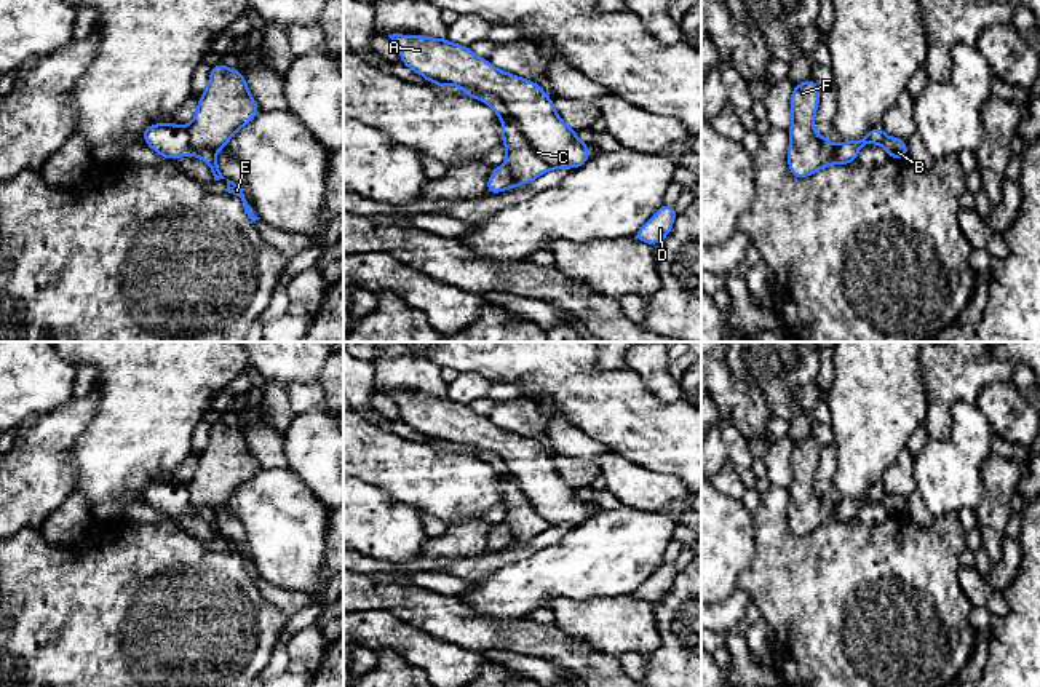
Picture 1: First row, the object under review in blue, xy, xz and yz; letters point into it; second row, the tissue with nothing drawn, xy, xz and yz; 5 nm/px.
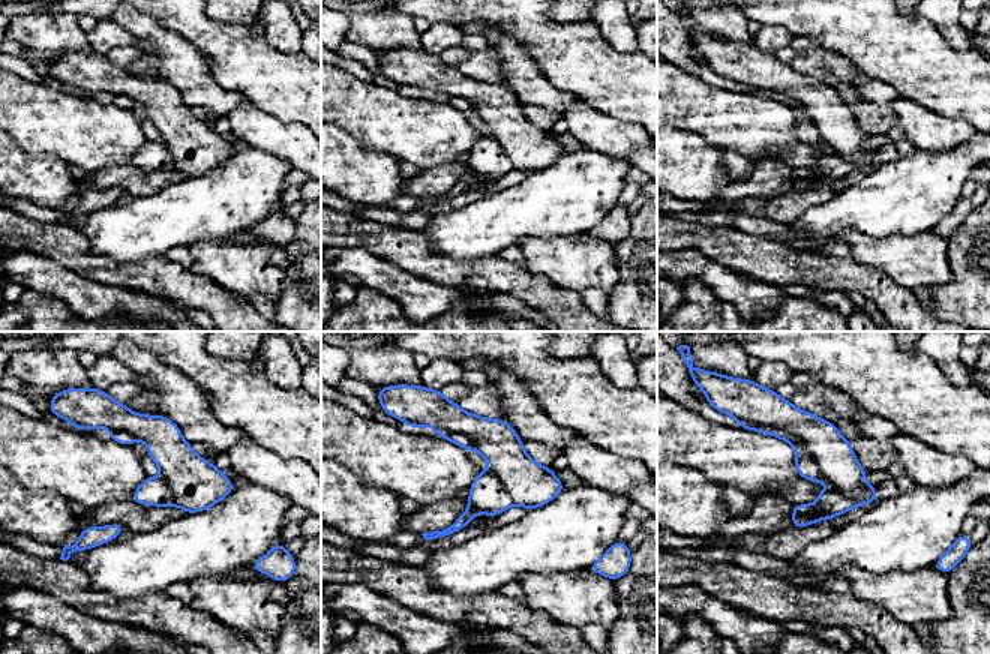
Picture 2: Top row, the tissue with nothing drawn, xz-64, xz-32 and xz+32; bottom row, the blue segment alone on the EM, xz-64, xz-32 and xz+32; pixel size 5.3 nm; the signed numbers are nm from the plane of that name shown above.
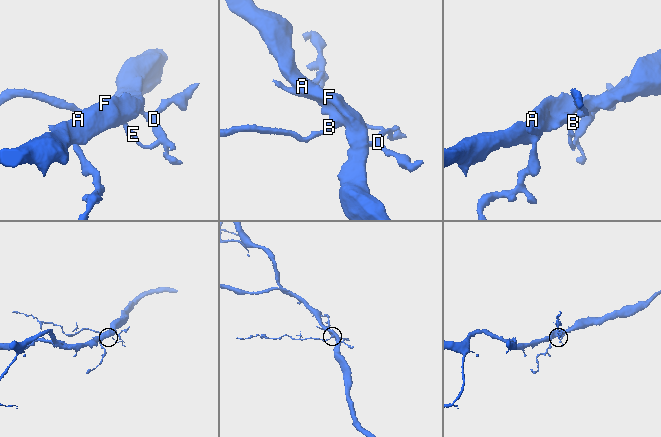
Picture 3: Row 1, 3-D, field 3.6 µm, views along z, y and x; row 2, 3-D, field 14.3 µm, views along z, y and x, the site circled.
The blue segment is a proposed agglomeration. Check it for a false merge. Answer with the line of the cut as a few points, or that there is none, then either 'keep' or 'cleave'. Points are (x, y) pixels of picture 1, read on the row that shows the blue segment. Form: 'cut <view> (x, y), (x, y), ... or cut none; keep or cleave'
cut xz (505, 163), (516, 184); cleave

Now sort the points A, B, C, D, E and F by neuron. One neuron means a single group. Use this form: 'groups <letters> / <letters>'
groups A C D E F / B

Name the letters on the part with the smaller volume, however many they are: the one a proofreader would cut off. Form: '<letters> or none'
B

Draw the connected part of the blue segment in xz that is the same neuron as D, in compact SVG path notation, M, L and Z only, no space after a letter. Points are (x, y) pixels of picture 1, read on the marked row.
M661 205L661 208L633 235L633 238L657 246L669 235L676 216L674 205Z

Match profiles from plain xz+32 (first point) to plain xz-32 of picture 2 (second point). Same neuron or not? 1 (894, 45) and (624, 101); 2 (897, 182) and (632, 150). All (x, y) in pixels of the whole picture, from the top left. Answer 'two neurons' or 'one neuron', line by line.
1: one neuron
2: two neurons

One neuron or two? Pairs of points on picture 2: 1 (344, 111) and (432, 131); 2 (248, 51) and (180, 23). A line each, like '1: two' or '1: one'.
1: one
2: one

